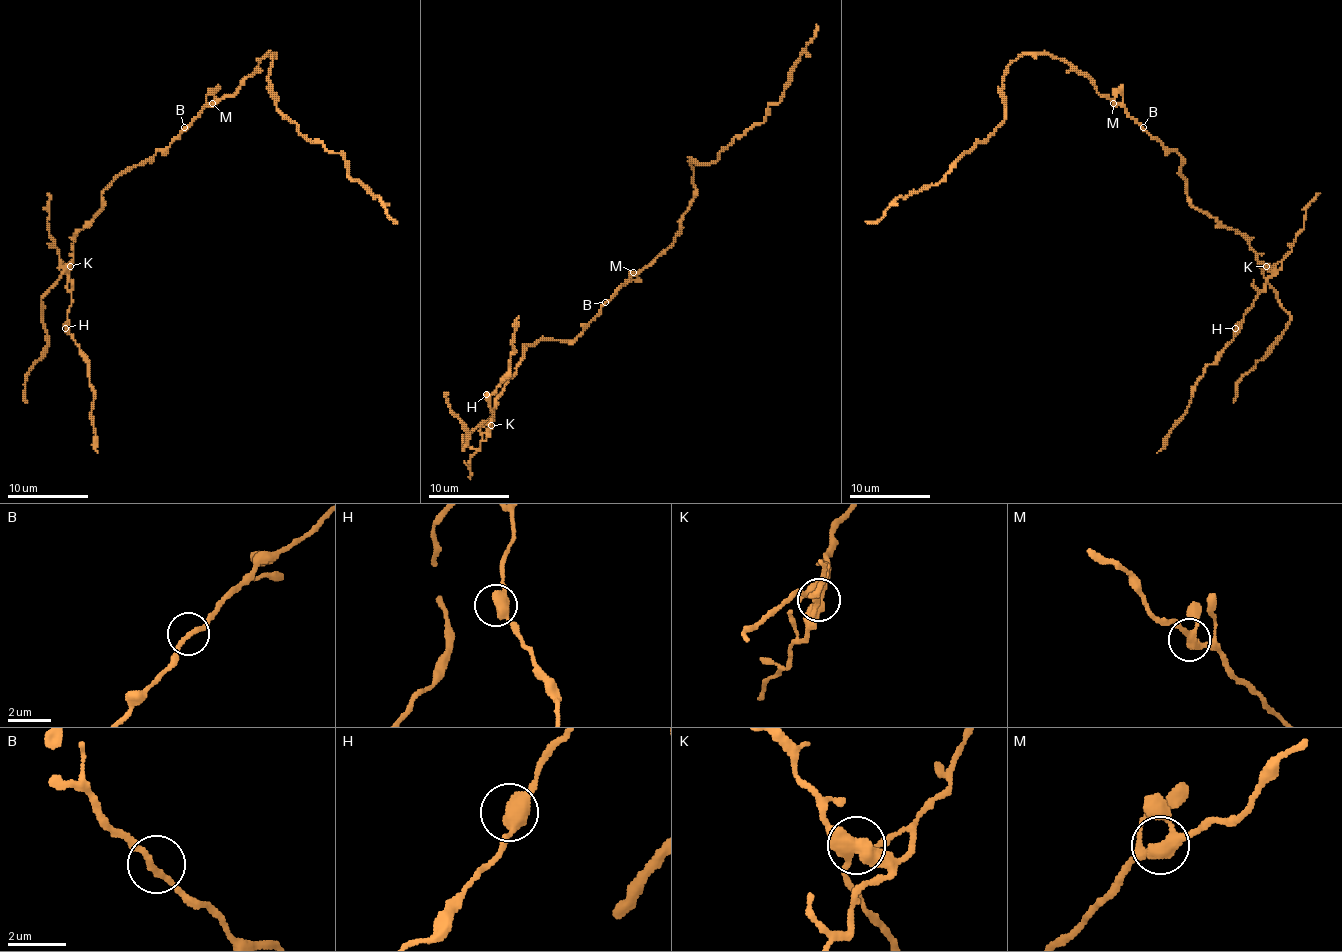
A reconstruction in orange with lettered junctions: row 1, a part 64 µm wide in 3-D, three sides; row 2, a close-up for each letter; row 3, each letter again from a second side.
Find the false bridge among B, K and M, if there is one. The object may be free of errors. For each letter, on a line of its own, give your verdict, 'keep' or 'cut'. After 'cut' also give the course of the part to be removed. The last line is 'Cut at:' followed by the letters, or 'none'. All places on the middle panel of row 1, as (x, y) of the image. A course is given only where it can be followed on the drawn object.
B: keep
K: cut; course (490, 425), (492, 412), (488, 398), (508, 368), (514, 352), (512, 346), (518, 316)
M: keep
Cut at: K

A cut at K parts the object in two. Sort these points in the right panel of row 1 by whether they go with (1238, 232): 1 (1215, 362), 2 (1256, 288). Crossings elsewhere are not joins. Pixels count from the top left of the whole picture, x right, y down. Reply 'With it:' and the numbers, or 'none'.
With it: none

